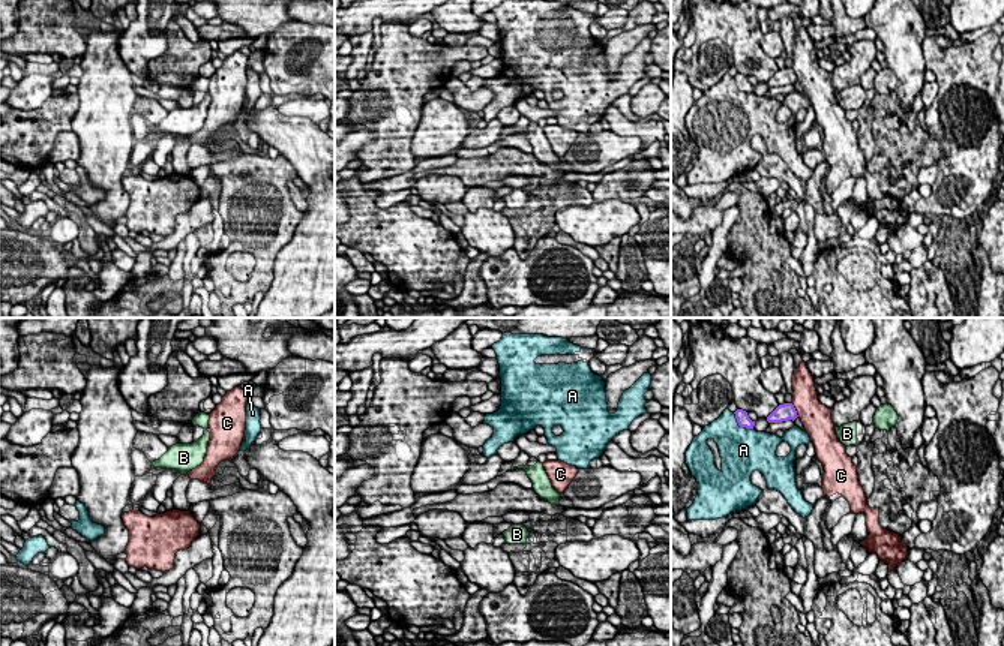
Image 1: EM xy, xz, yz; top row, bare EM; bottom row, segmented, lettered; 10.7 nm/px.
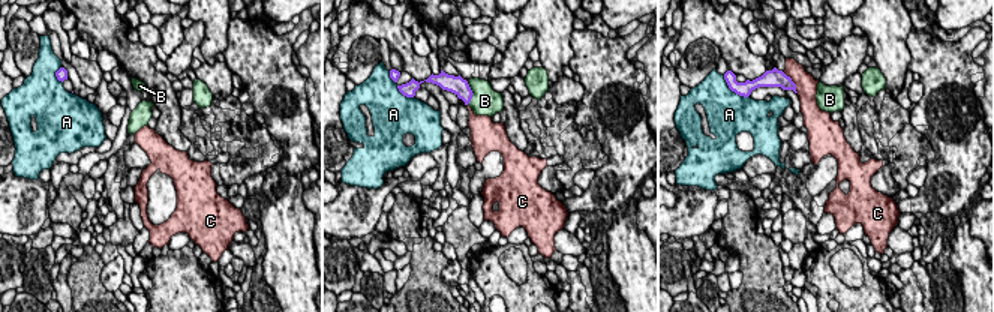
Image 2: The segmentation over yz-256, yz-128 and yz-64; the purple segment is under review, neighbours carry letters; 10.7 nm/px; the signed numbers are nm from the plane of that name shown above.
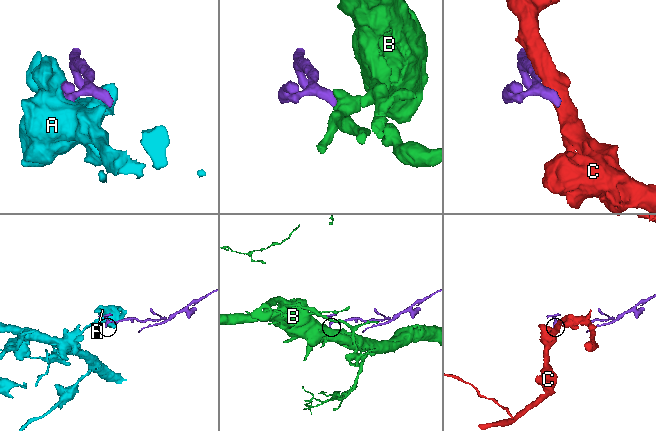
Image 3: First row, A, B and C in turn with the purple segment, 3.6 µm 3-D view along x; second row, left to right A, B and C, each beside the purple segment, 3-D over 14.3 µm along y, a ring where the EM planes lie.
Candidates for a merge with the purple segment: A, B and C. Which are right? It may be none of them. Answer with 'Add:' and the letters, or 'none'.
Add: B

